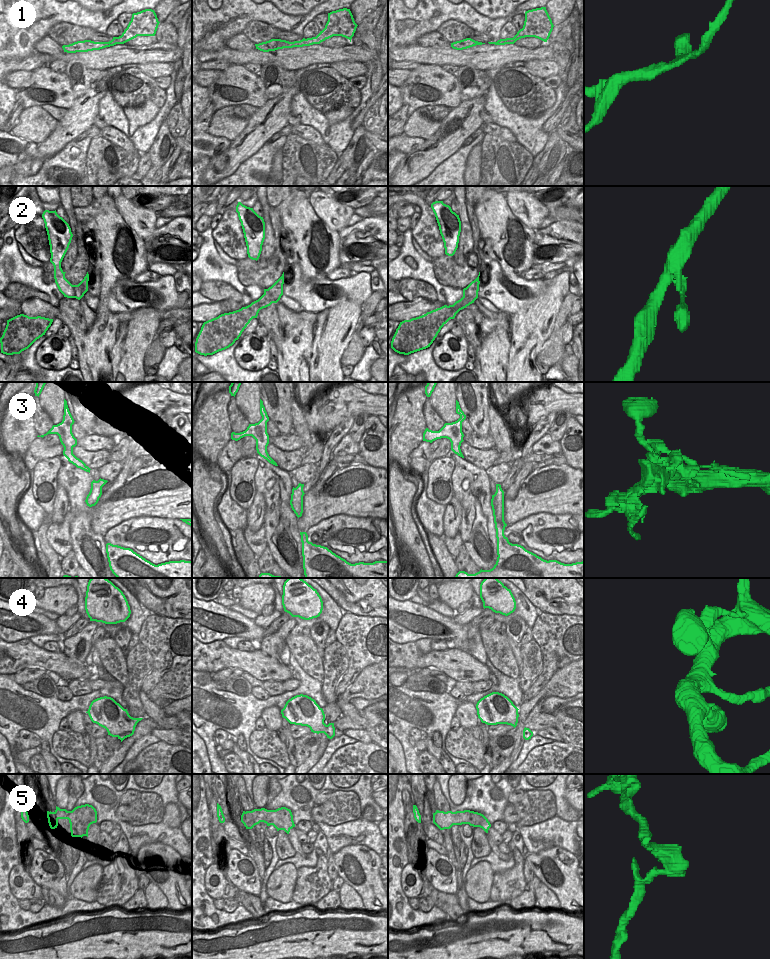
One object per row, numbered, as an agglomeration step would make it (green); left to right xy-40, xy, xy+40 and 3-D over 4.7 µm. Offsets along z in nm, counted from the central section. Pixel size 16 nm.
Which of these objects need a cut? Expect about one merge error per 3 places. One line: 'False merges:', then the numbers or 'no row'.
False merges: 3, 5

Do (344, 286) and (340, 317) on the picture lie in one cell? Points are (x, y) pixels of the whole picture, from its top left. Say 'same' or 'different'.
different

